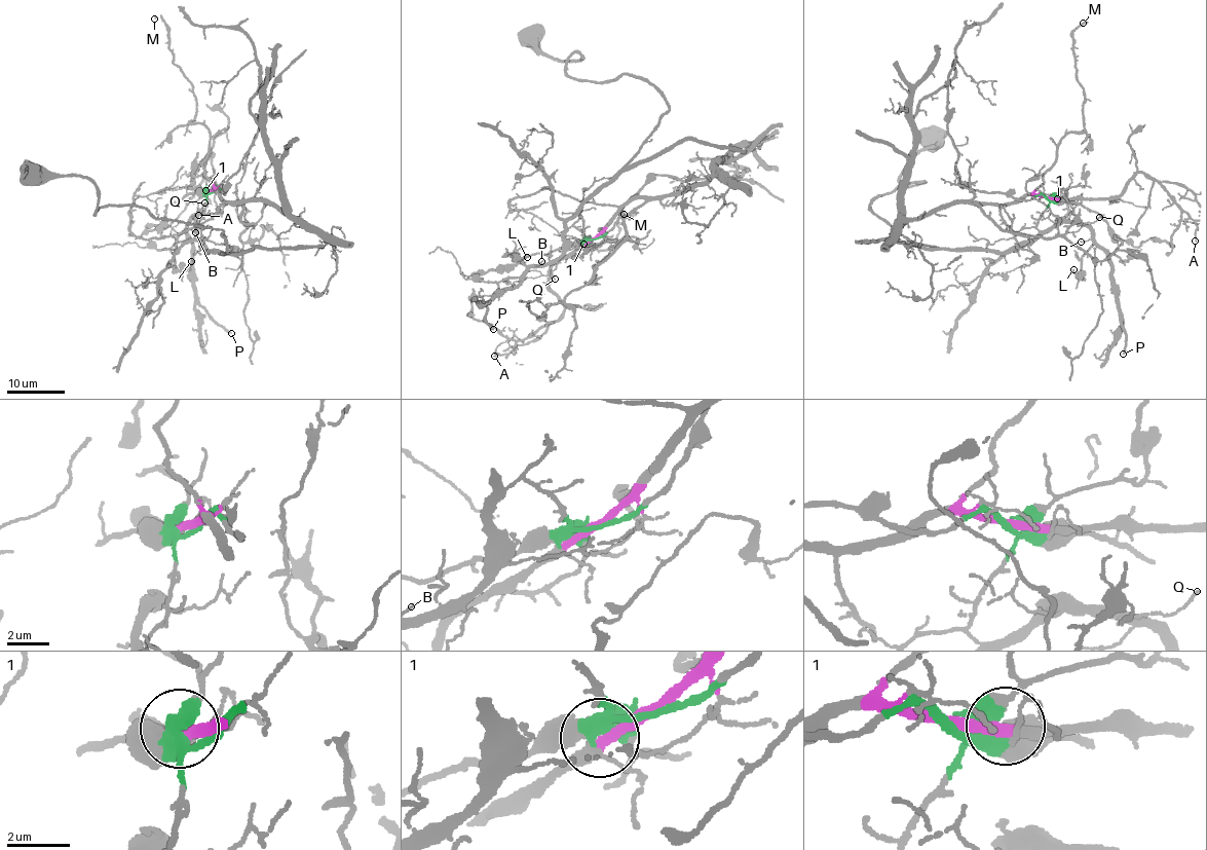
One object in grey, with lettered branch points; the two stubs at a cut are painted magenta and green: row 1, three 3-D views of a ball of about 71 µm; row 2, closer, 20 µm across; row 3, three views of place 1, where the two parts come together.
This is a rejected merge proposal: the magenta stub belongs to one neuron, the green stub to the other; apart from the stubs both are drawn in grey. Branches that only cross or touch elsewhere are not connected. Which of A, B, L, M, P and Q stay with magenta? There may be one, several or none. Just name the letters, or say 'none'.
A, M

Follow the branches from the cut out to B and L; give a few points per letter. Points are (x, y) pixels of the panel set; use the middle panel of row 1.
B: (595, 239), (587, 237), (572, 226), (565, 232), (560, 256), (542, 261)
L: (595, 239), (572, 226), (565, 232), (560, 256), (542, 264), (526, 265), (517, 253), (510, 254), (527, 257)

